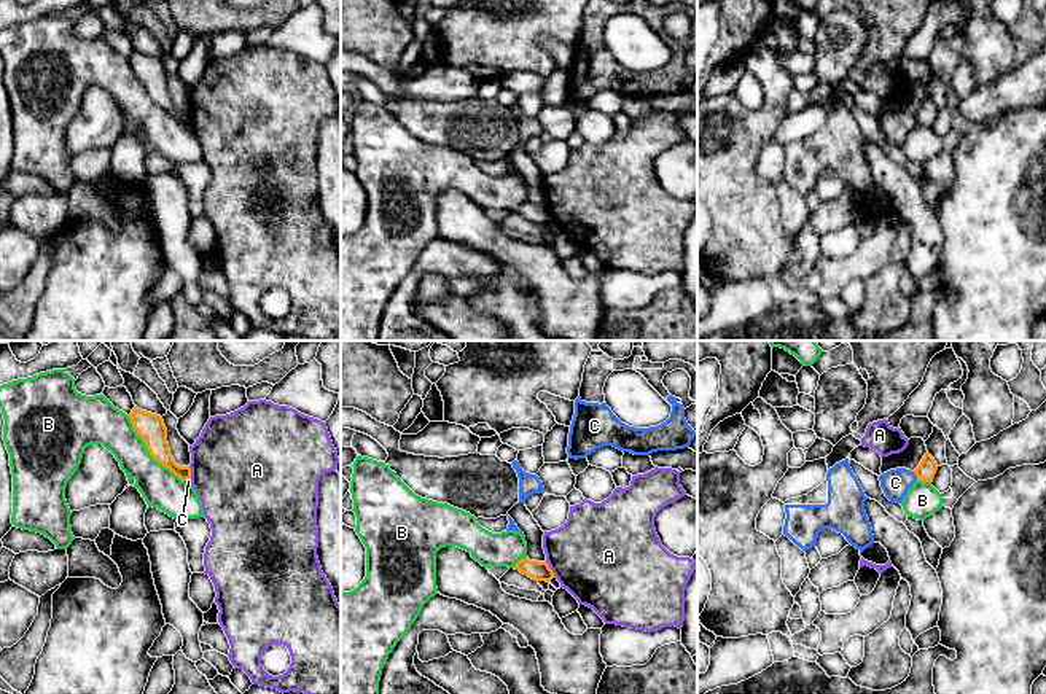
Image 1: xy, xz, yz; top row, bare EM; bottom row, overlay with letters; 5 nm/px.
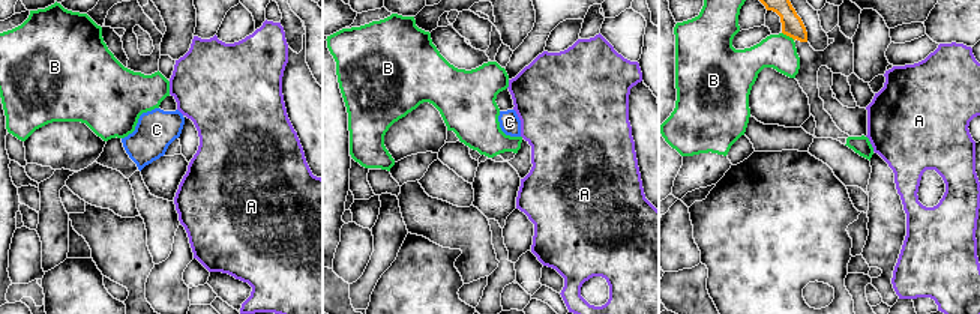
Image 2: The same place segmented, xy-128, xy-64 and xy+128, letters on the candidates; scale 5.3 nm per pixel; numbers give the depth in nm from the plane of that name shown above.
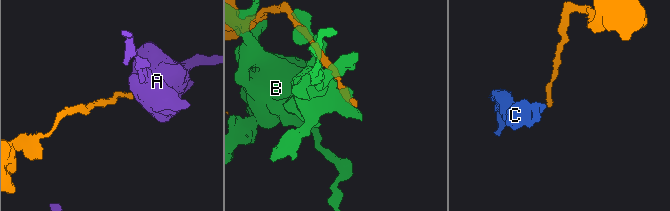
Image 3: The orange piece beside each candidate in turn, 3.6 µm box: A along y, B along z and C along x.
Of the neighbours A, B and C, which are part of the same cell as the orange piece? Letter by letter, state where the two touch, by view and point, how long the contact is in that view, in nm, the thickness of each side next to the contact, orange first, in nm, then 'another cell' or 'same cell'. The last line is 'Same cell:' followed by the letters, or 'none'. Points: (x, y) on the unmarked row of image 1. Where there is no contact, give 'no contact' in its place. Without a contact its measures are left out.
A: meets orange in xz at (550, 212); contact 90 nm long; 100 nm thick on the orange side, 460 nm on the other; another cell
B: meets orange in xy at (148, 94); contact 440 nm long; 140 nm thick on the orange side, 200 nm on the other; another cell
C: meets orange in yz at (916, 118); contact 50 nm long; 100 nm thick on the orange side, 140 nm on the other; another cell
Same cell: none

